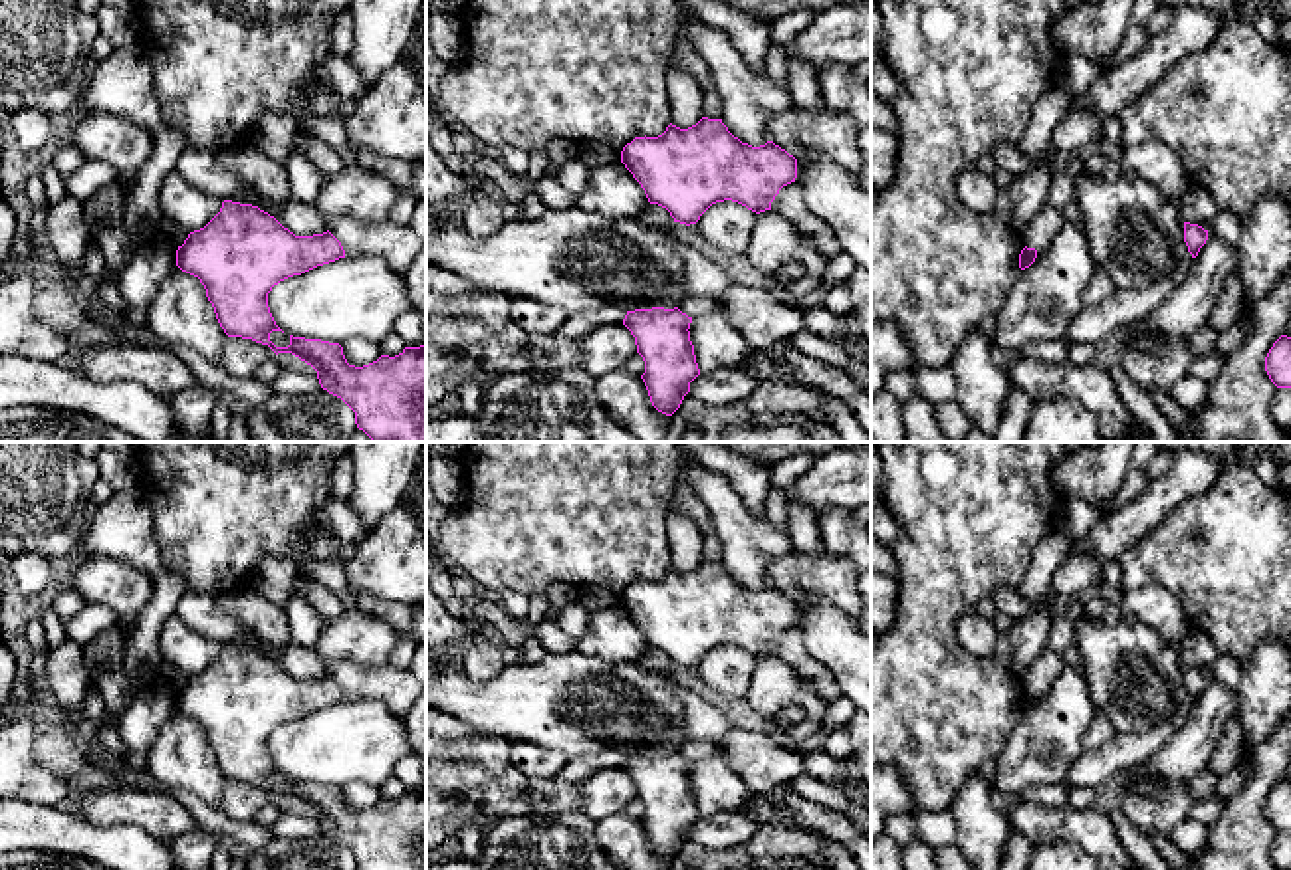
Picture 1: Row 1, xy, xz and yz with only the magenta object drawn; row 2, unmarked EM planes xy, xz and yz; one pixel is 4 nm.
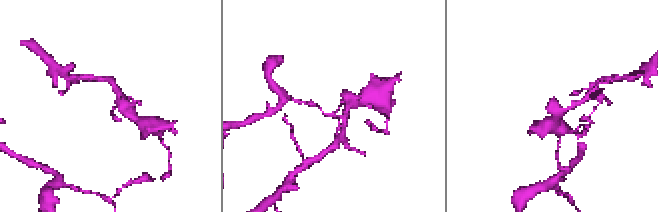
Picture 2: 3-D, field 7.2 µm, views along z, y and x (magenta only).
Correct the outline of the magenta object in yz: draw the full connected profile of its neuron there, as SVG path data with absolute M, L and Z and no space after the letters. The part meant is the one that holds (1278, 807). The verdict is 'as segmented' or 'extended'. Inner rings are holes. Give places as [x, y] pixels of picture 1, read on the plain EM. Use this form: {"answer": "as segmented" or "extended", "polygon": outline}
{"answer": "as segmented", "polygon": "M1281 779L1265 801L1265 815L1277 832L1291 832L1291 781Z"}

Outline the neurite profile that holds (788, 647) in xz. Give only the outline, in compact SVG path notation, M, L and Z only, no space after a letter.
M791 626L779 634L771 646L771 654L785 660L789 666L799 668L805 678L813 682L815 694L825 702L835 702L843 692L835 676L807 654L803 648L801 632Z

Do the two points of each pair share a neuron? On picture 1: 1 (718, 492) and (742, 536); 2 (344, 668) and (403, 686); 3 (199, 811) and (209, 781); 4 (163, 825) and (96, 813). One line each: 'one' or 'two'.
1: one
2: one
3: two
4: one

